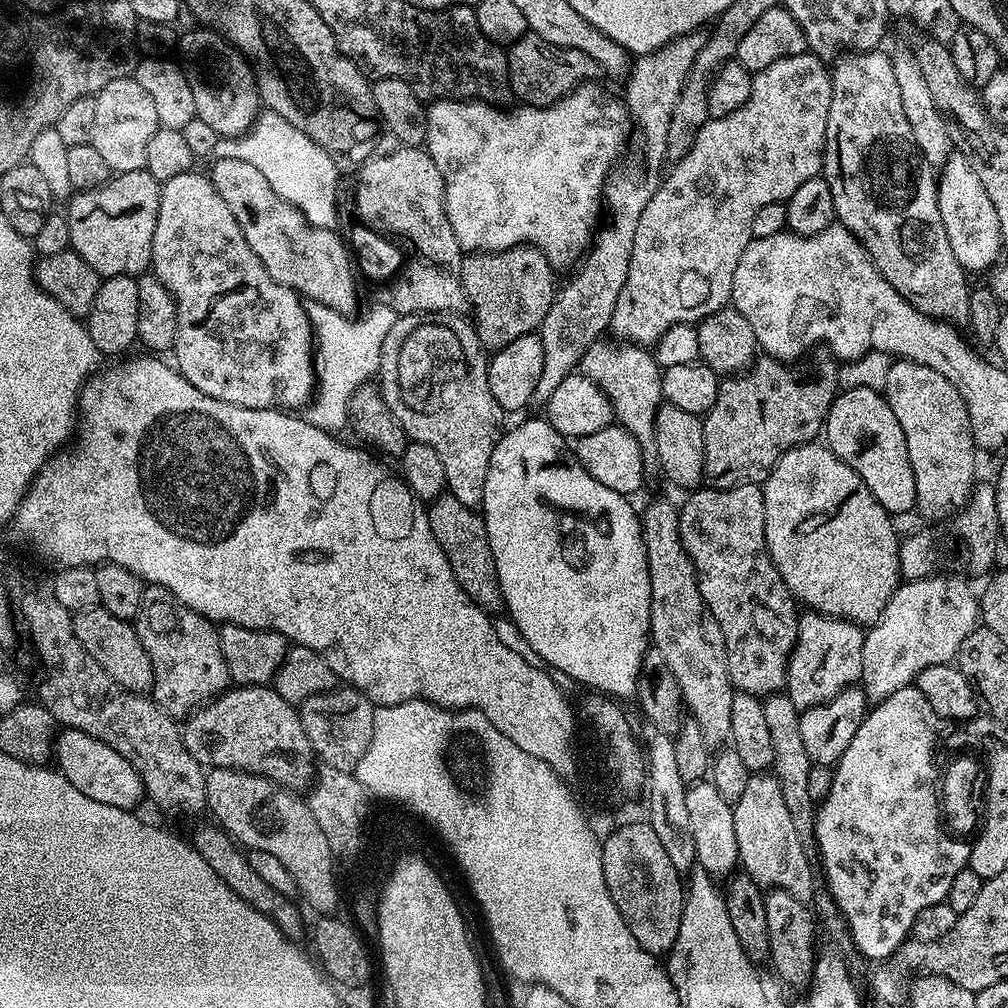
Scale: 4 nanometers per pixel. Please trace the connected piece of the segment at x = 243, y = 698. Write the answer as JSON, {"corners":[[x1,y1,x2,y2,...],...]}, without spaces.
{"corners":[[272,686,229,687,203,706,197,707,183,721,182,735,186,750,190,750,192,757,205,769,236,768,240,772,253,772,255,776,264,776,283,788,293,790,307,789,314,779,314,753,310,738,306,738,306,730,302,730,297,705,286,702,286,698,279,696]]}

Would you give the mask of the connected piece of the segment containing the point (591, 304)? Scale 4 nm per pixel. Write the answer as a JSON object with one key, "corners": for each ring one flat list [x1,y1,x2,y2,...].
{"corners":[[703,31,689,32,631,61,630,71,623,81,622,99,631,123,640,127,640,136,644,139,644,160,634,161,624,172,610,172,604,181,602,200,606,205,606,220,608,216,612,224,605,228,603,225,595,233,594,243,575,269,576,277,557,291,546,318,540,324,538,335,544,351,544,365,542,378,538,378,538,386,534,386,533,405,547,405,550,394,562,386,562,378,577,371,582,354,586,354,589,346,609,331,614,302,618,302,618,294,622,294,622,286,626,286,626,274,634,246,634,229,638,227,638,218,642,218,642,210,646,210,646,202,654,198,662,179,660,163,666,160,670,114,674,110,674,102,678,102,680,92,684,89,684,83,688,81,694,58,698,50,702,50,705,39]]}

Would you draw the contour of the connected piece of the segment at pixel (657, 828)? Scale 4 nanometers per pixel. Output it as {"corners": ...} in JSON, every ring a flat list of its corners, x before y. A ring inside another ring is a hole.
{"corners":[[649,731,646,740,646,793,648,792,647,823,652,825,654,834,658,834,658,842,674,862,674,870,688,874,697,867,696,851,694,850,694,833,690,830,690,817,686,810,686,794,688,789,682,774,678,774,678,761,674,755,676,745,673,737,661,732]]}

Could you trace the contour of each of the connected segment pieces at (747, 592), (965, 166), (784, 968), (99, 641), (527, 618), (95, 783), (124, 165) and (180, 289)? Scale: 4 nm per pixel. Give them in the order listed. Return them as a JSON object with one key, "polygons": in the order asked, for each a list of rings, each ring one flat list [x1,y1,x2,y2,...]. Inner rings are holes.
{"polygons":[[[739,484,736,488,710,488,704,486,699,490,693,491,689,496,692,497,684,505,681,503,678,508,680,513,680,541,696,571,696,581,700,587,702,598,710,610,710,614,714,614,714,618,722,630,722,638,726,642,726,658,728,659,732,687,738,692,754,694,761,698,779,693,788,683,788,659,791,658,792,651,796,649,796,631,800,621,798,611,796,612,798,601,790,594,786,582,782,582,782,574,778,574,778,570,774,566,766,546,766,538,764,537,764,519,766,518,764,489,758,484]],[[952,154,943,161,940,170,936,181,938,210,942,214,942,226,946,226,946,238,950,238,950,250,954,250,954,258,958,258,966,270,991,269,997,263,996,255,1002,252,998,213,982,187,974,166,965,156]],[[781,888,765,891,764,901,766,902,766,926,770,930,768,954,770,964,773,964,771,967,774,969,775,975,789,989,791,989,790,987,800,988,799,990,807,989,812,982,812,971,818,955,818,947,816,948,817,921,805,901,794,898,794,894,786,894,786,890]],[[99,607,75,613,72,625,86,654,90,654,90,658,94,658,94,662,98,662,98,666,102,666,118,686,131,692,151,693,154,670,150,666,150,654,146,654,146,646,142,646,135,627,129,621,114,618,110,610]],[[547,419,524,420,517,428,512,428,509,432,507,429,494,446,494,454,490,454,490,470,486,470,486,494,482,515,486,534,490,538,490,550,494,554,494,566,498,570,500,595,507,619,511,620,514,626,518,626,522,638,526,638,526,642,534,650,537,661,555,670,561,677,569,676,570,679,593,688,596,691,593,693,603,694,608,698,617,696,620,700,636,695,636,687,640,681,640,667,650,647,652,630,650,570,646,558,646,545,644,545,644,526,638,512,632,509,632,502,629,497,610,490,610,486,602,486,602,482,590,478,590,474,586,474,586,470,576,461,575,451,570,447,569,441,562,434,558,434,558,430,548,425]],[[65,727,57,735,54,741,54,764,66,782,70,782,70,786,82,790,82,794,86,794,86,798,94,798,94,802,118,806,127,812,139,809,139,804,145,803,144,783,138,770,134,770,134,766,130,766,130,762,126,762,126,758,122,758,114,746,106,746,106,742,82,730]],[[135,78,115,80,95,95,94,130,91,143,106,166,112,168,113,173,119,174,144,168,146,150,150,146,150,138,160,129,158,110,154,110,154,102,150,94,142,90,142,86]],[[199,170,174,174,174,178,163,181,160,186,160,201,158,202,158,226,154,226,154,246,152,247,151,275,157,276,176,303,178,310,178,334,174,349,175,367,202,394,210,394,210,398,218,398,218,402,230,402,243,408,275,408,277,410,303,409,311,401,316,387,316,369,314,367,314,337,312,323,308,317,308,309,302,303,301,297,293,288,282,286,266,274,266,266,258,262,258,254,250,250,246,238,242,234,242,226,238,226,238,218,230,214,230,206,226,206,222,194,214,190,211,179]]]}

